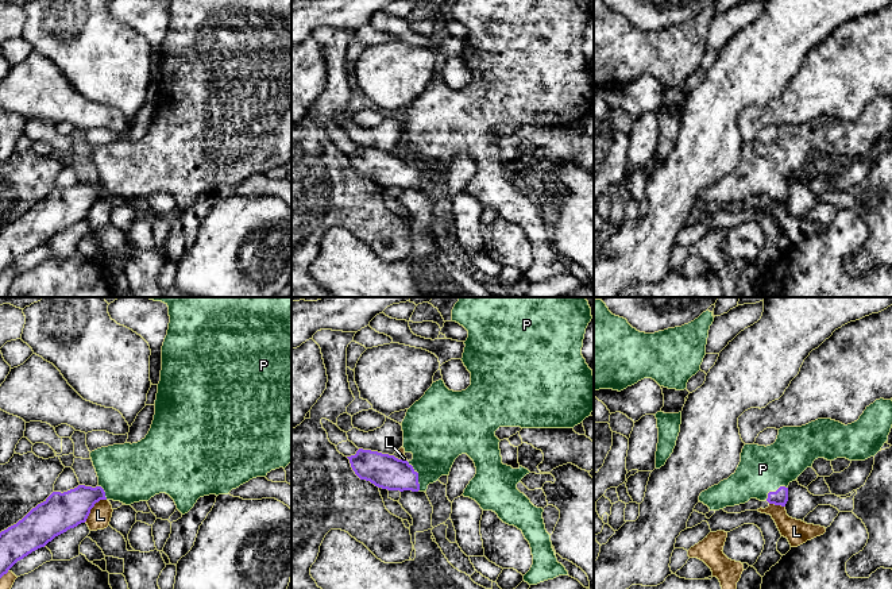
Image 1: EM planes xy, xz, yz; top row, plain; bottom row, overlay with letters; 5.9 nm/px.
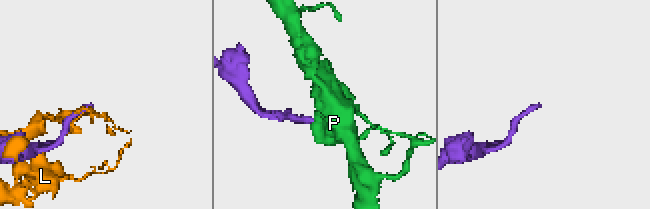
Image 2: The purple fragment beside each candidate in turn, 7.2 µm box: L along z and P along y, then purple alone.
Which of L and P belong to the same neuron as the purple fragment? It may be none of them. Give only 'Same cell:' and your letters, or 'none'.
Same cell: P

